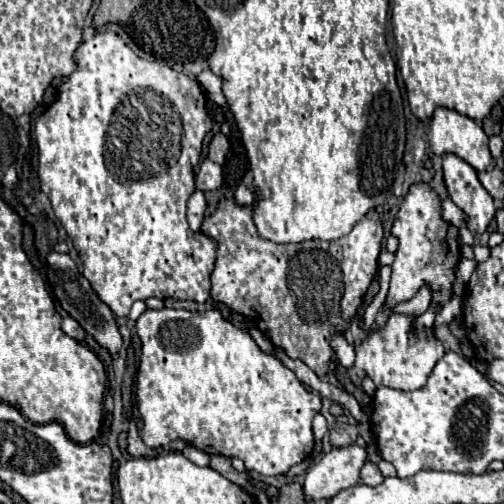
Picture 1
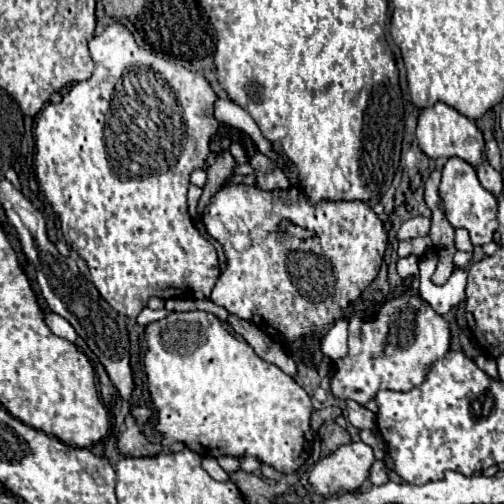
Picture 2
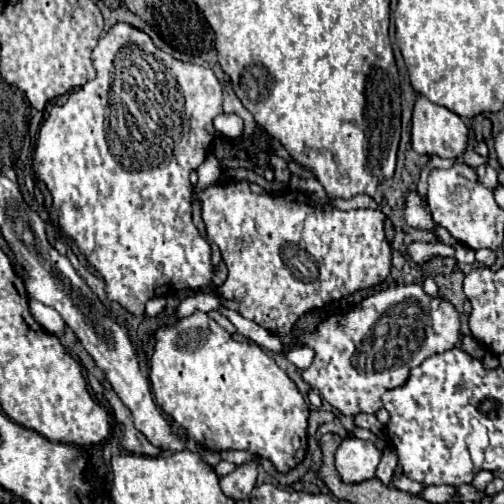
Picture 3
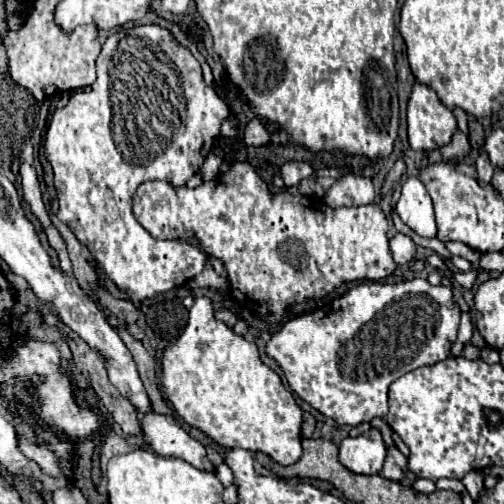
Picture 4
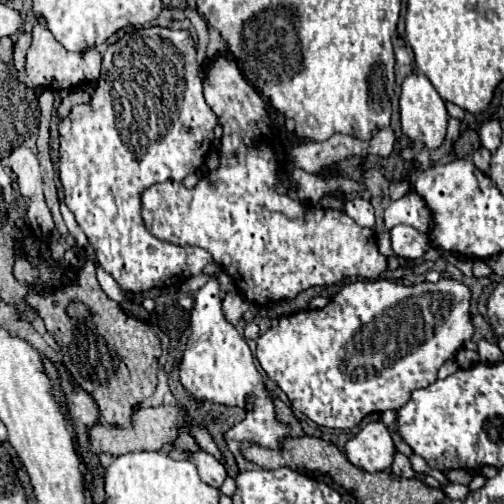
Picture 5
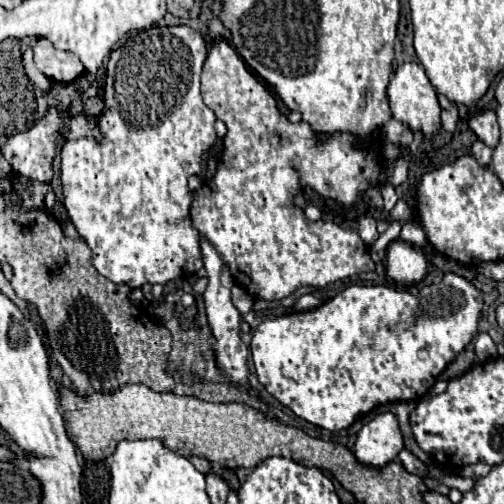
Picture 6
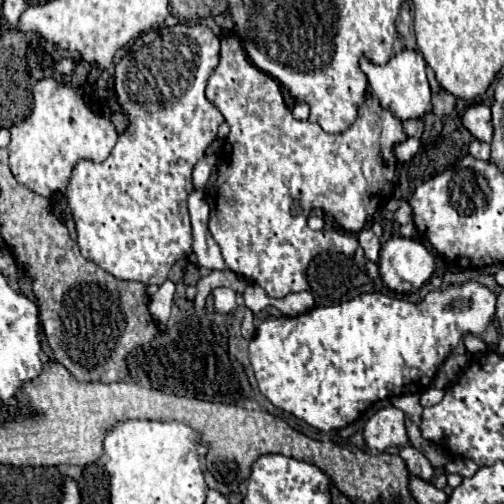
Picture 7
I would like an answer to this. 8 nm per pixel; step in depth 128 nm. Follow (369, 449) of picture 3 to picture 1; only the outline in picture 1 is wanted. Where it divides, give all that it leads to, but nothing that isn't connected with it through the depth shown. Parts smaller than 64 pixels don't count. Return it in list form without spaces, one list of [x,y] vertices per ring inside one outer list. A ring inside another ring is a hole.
[[[350,444],[344,448],[334,448],[308,468],[304,496],[308,500],[330,500],[338,492],[356,486],[360,482],[360,468],[366,460],[368,454],[362,446]]]

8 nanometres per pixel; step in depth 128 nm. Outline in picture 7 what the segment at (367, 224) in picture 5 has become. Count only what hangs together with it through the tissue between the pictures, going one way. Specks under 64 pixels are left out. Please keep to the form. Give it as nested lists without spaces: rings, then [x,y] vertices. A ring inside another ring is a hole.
[[[364,228],[364,230],[358,234],[358,242],[360,242],[360,246],[364,248],[366,258],[368,258],[368,260],[372,260],[372,262],[378,262],[380,240],[376,238],[376,234],[374,234],[370,228]]]

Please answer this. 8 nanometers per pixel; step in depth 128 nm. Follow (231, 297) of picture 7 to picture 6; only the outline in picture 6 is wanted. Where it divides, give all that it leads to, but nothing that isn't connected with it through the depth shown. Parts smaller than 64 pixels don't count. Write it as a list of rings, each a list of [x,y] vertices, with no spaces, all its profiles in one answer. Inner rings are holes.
[[[200,238],[200,250],[202,250],[204,268],[208,272],[208,288],[204,292],[204,304],[206,304],[210,330],[218,340],[218,344],[216,344],[218,346],[218,364],[232,382],[244,384],[244,382],[248,382],[248,366],[246,366],[248,348],[246,348],[246,344],[242,344],[242,340],[238,336],[238,332],[240,332],[240,312],[236,310],[236,306],[230,300],[232,276],[230,276],[228,264],[224,264],[224,260],[220,260],[220,254],[216,252],[216,248],[212,248],[212,244],[208,244],[208,240]]]

